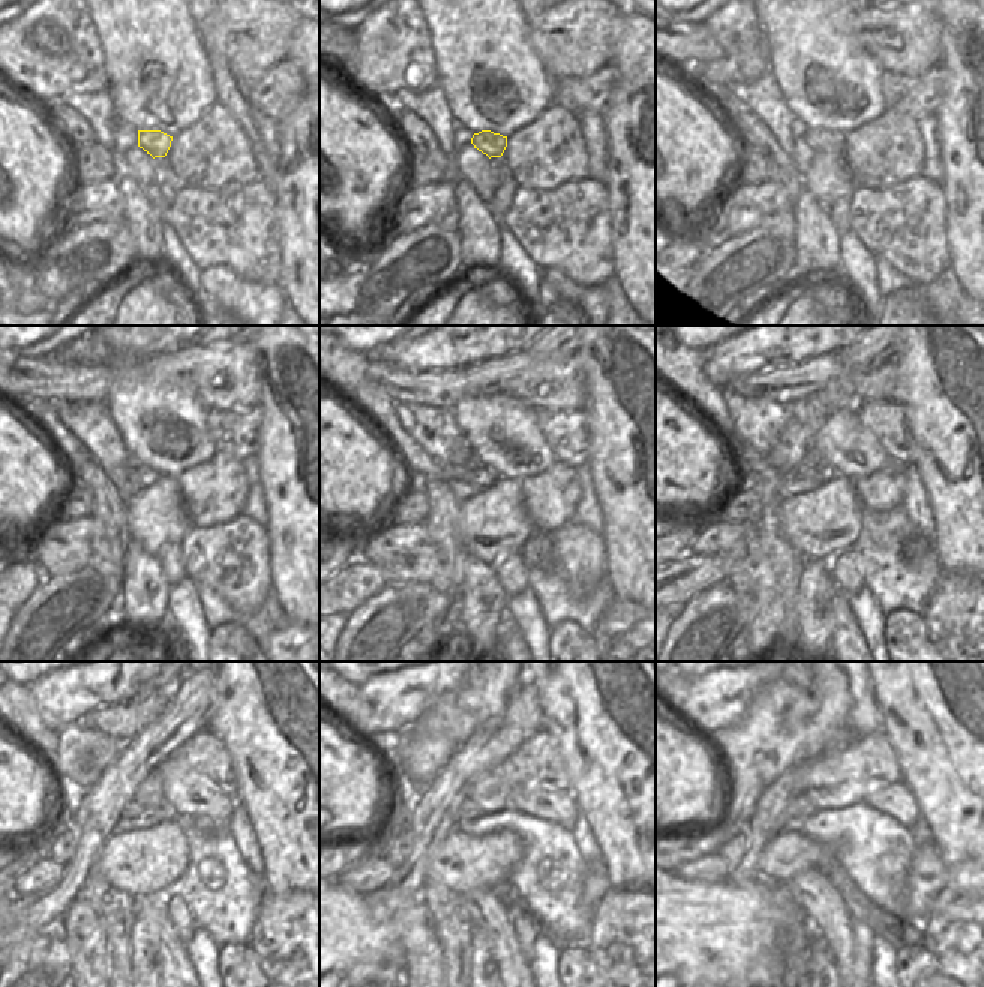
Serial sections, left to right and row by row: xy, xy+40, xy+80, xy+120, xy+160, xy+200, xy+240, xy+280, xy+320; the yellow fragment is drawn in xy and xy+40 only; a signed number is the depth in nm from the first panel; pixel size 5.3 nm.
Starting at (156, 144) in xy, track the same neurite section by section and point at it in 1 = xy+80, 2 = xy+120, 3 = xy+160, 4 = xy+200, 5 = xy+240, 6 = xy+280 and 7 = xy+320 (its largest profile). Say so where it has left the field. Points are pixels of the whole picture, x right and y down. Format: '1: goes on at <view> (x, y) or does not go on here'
1: goes on at xy+80 (819, 141)
2: goes on at xy+120 (146, 476)
3: goes on at xy+160 (482, 476)
4: goes on at xy+200 (804, 471)
5: goes on at xy+240 (132, 809)
6: goes on at xy+280 (467, 810)
7: goes on at xy+320 (801, 809)

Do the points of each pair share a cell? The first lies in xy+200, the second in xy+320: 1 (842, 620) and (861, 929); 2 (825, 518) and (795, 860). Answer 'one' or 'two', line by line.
1: two
2: one

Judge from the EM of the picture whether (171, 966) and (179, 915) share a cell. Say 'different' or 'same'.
different

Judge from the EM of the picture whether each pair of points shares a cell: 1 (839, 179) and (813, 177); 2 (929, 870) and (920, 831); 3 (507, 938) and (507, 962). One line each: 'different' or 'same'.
1: same
2: different
3: same

